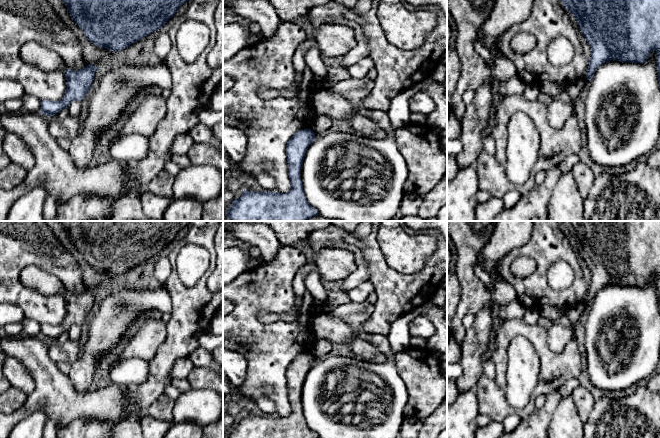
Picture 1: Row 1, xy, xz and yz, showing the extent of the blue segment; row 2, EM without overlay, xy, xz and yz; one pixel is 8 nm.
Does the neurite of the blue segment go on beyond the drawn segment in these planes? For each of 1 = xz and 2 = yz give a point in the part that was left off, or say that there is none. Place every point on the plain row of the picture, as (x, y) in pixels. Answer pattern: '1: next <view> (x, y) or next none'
1: next none
2: next none

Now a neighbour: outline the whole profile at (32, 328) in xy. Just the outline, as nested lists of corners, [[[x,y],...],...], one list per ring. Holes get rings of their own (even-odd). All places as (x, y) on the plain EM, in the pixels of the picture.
[[[24,318],[21,322],[23,327],[23,335],[30,337],[38,337],[41,333],[41,324],[35,320]]]

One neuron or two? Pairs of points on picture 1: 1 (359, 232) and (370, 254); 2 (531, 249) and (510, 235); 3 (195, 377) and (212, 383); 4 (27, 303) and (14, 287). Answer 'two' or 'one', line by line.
1: two
2: two
3: one
4: one

